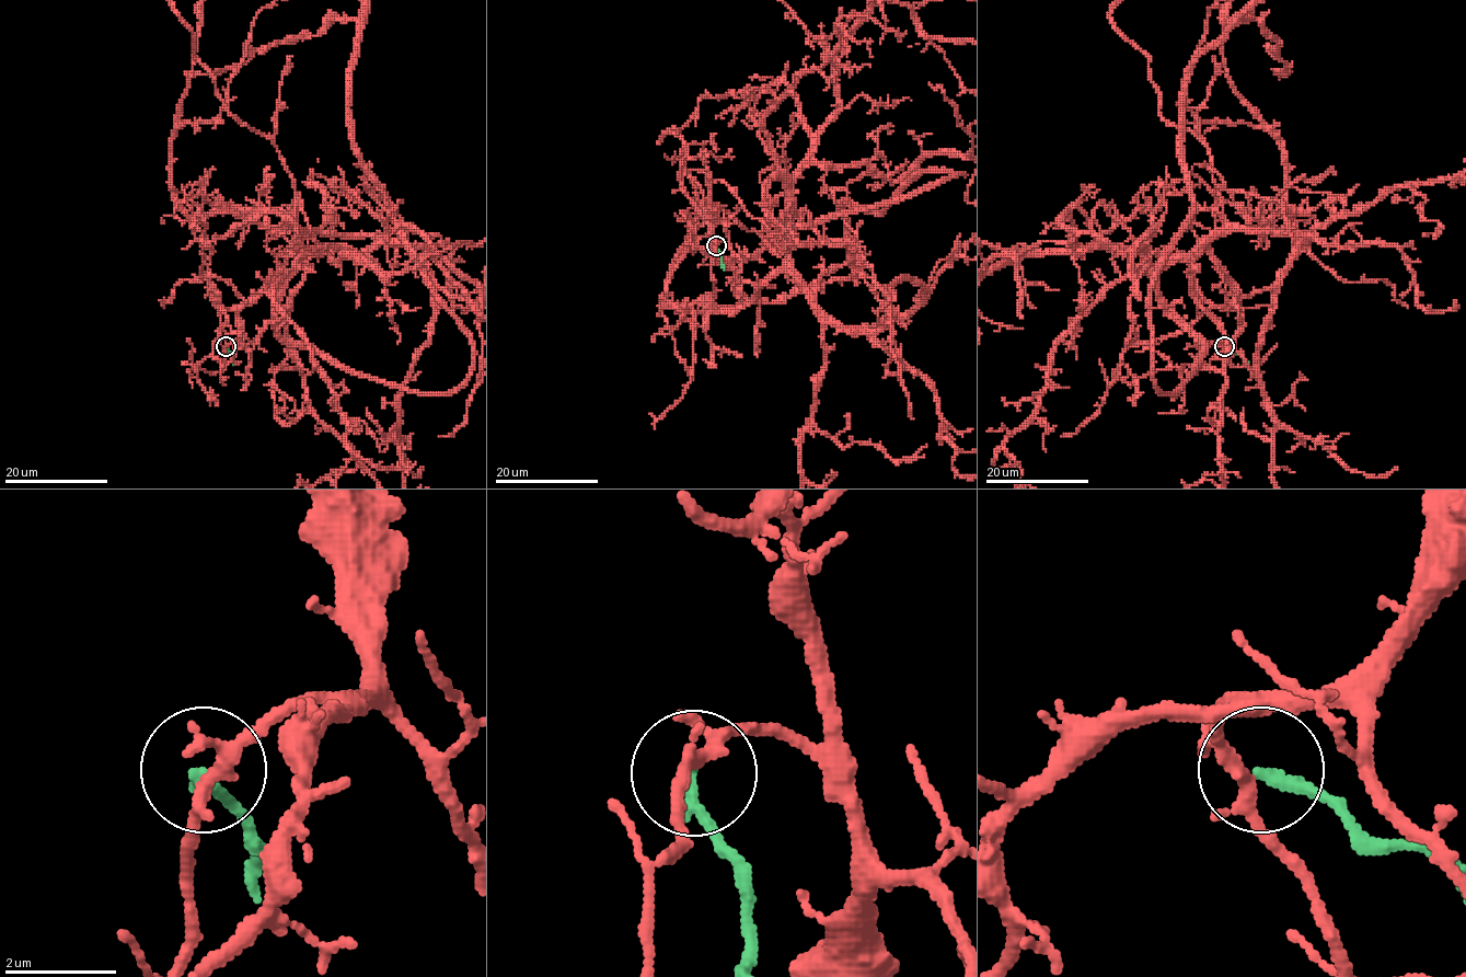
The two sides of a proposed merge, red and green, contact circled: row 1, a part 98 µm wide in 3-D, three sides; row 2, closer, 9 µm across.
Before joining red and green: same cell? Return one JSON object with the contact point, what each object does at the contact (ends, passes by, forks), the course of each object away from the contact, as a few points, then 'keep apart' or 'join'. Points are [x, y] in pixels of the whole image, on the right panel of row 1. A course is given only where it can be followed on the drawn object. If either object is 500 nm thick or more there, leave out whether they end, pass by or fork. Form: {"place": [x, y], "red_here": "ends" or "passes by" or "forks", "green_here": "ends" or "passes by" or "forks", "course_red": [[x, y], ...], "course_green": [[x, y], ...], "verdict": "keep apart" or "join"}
{"place": [1224, 346], "red_here": "forks", "green_here": "ends", "course_red": [[1223, 347], [1241, 299], [1208, 245], [1226, 223], [1207, 147], [1159, 112], [1149, 58], [1110, 19]], "verdict": "keep apart"}

